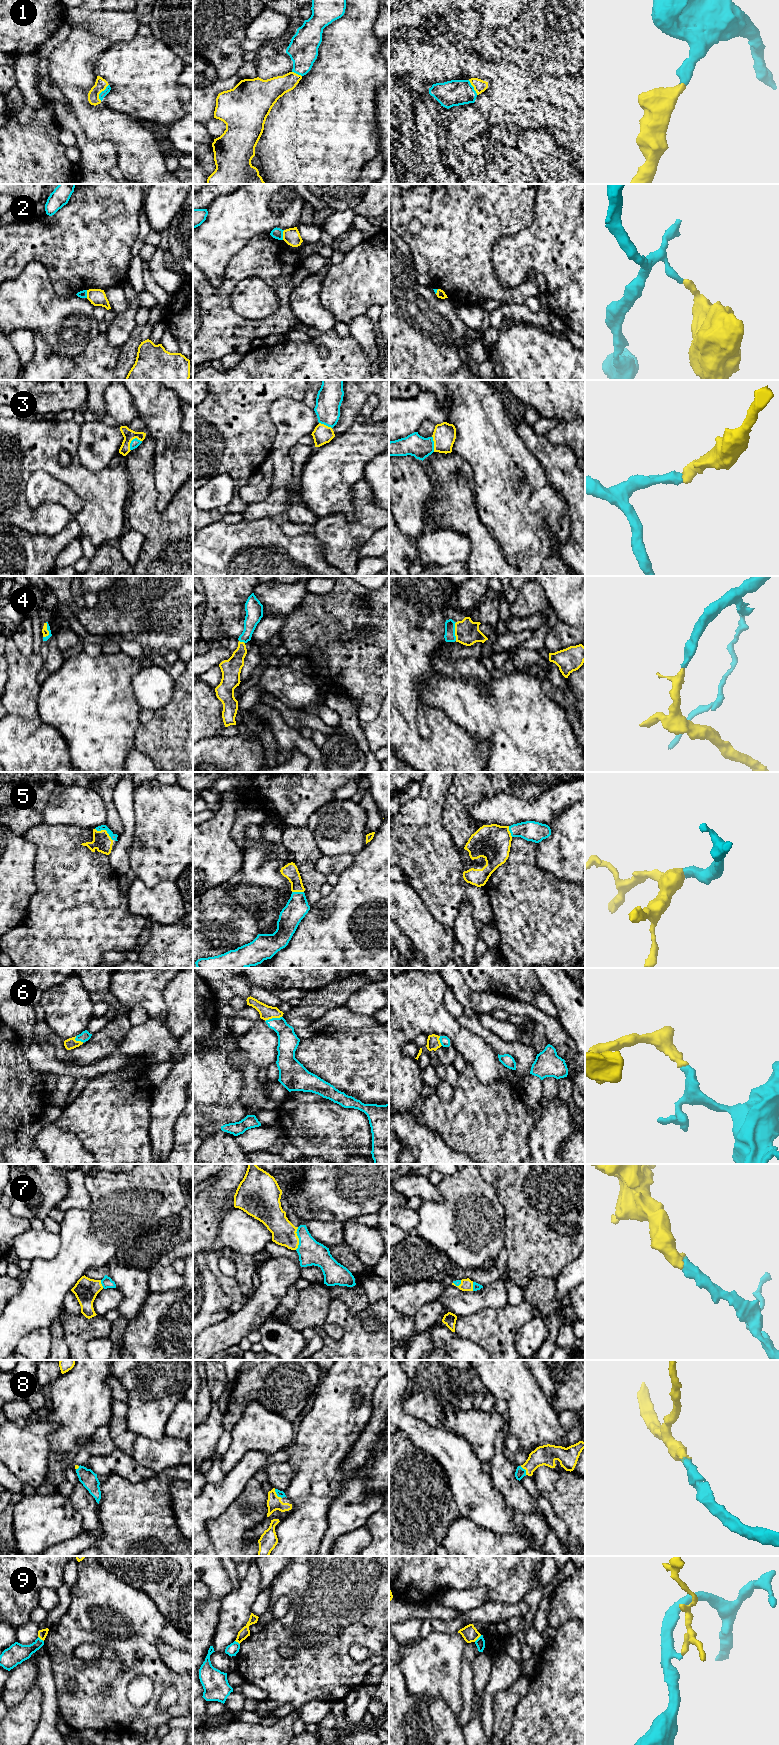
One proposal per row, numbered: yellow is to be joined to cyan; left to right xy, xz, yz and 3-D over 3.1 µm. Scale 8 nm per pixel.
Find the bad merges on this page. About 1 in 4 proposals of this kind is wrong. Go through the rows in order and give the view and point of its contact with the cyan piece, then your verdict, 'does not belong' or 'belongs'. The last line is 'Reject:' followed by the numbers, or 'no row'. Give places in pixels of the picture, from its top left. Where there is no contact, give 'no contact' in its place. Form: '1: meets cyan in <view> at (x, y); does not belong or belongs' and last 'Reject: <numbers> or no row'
1: meets cyan in xy at (101, 92); belongs
2: meets cyan in xz at (282, 235); does not belong
3: meets cyan in xy at (131, 441); belongs
4: meets cyan in yz at (454, 631); belongs
5: meets cyan in xy at (105, 829); belongs
6: meets cyan in xz at (273, 1018); belongs
7: meets cyan in xz at (298, 1237); belongs
8: meets cyan in xz at (276, 1493); belongs
9: meets cyan in yz at (478, 1638); belongs
Reject: 2

